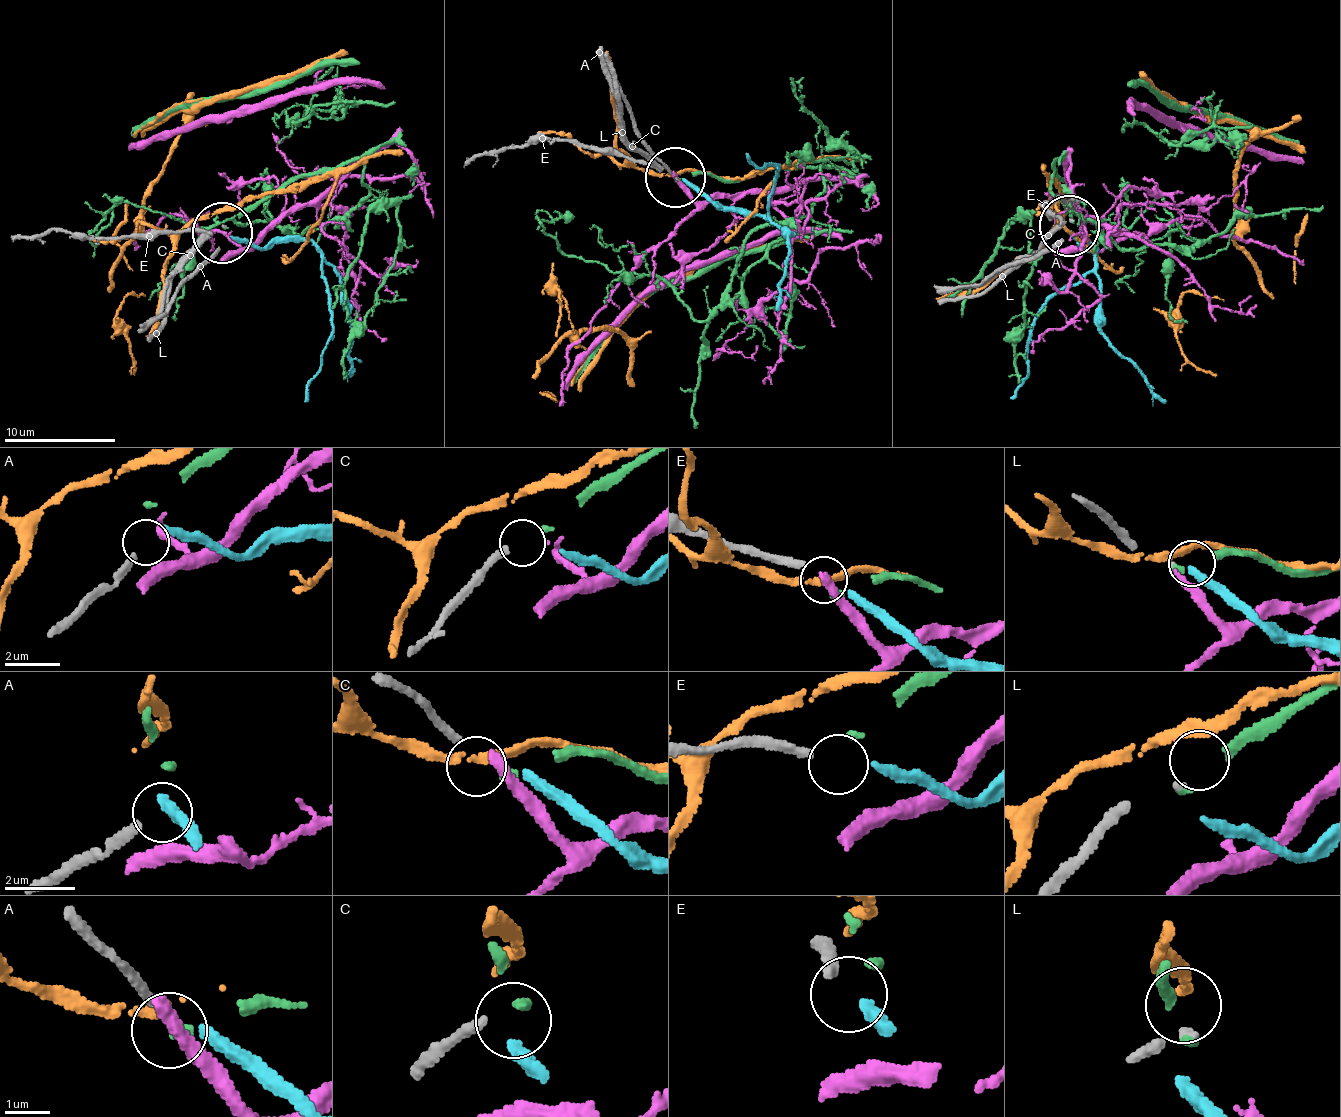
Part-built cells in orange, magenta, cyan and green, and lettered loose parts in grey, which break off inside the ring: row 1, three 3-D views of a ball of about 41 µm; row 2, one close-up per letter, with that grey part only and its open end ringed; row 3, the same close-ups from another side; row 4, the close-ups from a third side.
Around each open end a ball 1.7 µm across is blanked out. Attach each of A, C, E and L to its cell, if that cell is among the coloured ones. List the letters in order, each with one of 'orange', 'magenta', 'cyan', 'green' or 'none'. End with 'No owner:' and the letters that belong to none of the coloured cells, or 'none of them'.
A: none
C: green
E: cyan
L: none
No owner: A, L

